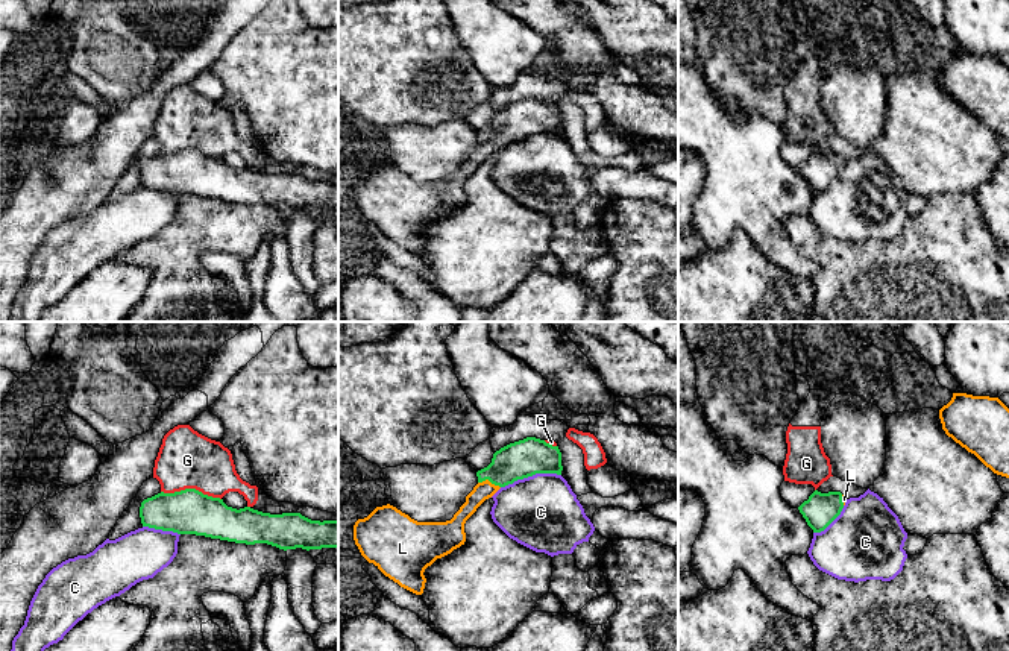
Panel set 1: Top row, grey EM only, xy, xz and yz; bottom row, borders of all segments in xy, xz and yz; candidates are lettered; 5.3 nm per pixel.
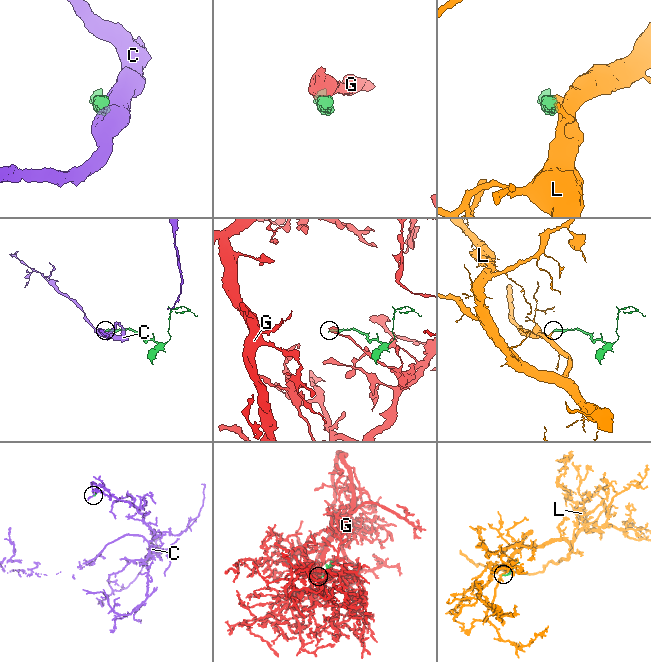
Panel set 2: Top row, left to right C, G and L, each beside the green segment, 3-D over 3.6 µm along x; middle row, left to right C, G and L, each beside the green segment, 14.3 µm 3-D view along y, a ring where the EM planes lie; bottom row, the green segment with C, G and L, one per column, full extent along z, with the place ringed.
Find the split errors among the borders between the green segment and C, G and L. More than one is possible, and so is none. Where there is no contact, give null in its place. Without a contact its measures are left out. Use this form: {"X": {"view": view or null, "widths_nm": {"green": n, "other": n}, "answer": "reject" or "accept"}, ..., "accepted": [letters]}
{"C": {"view": "xz", "widths_nm": {"green": 200, "other": 400}, "answer": "reject"}, "G": {"view": "xy", "widths_nm": {"green": 240, "other": 300}, "answer": "reject"}, "L": {"view": "xz", "widths_nm": {"green": 200, "other": 100}, "answer": "accept"}, "accepted": ["L"]}

